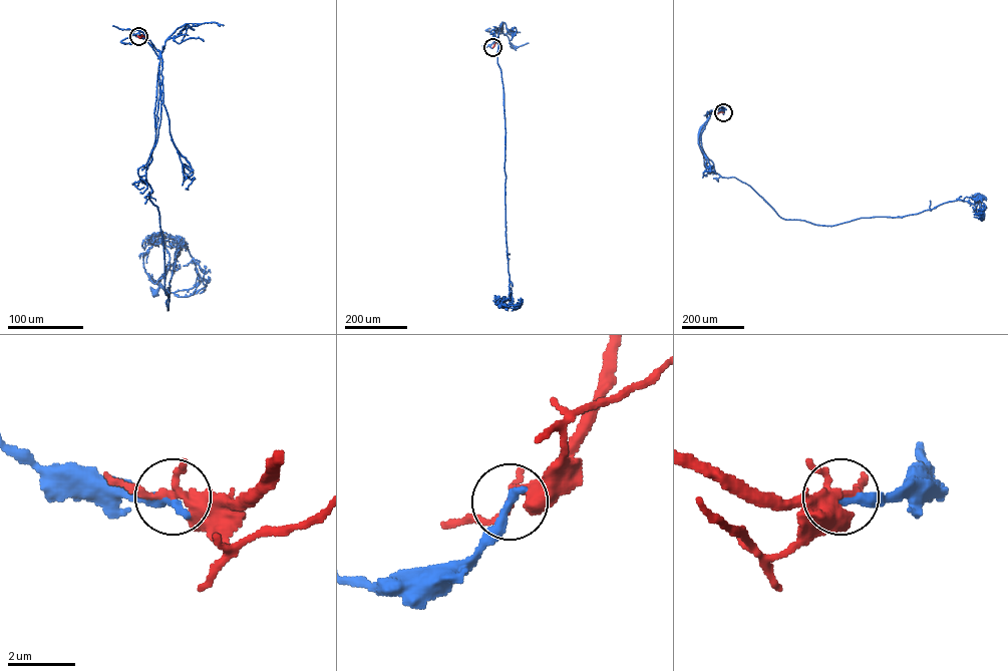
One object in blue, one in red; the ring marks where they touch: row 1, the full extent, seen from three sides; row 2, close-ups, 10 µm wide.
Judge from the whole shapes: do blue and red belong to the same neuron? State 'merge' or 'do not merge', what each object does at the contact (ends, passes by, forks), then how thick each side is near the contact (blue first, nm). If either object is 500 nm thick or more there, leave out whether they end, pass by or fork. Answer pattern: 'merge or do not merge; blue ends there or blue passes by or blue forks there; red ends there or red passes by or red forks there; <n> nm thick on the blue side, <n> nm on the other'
do not merge; blue ends there; red forks there; 320 nm thick on the blue side, 240 nm on the other

